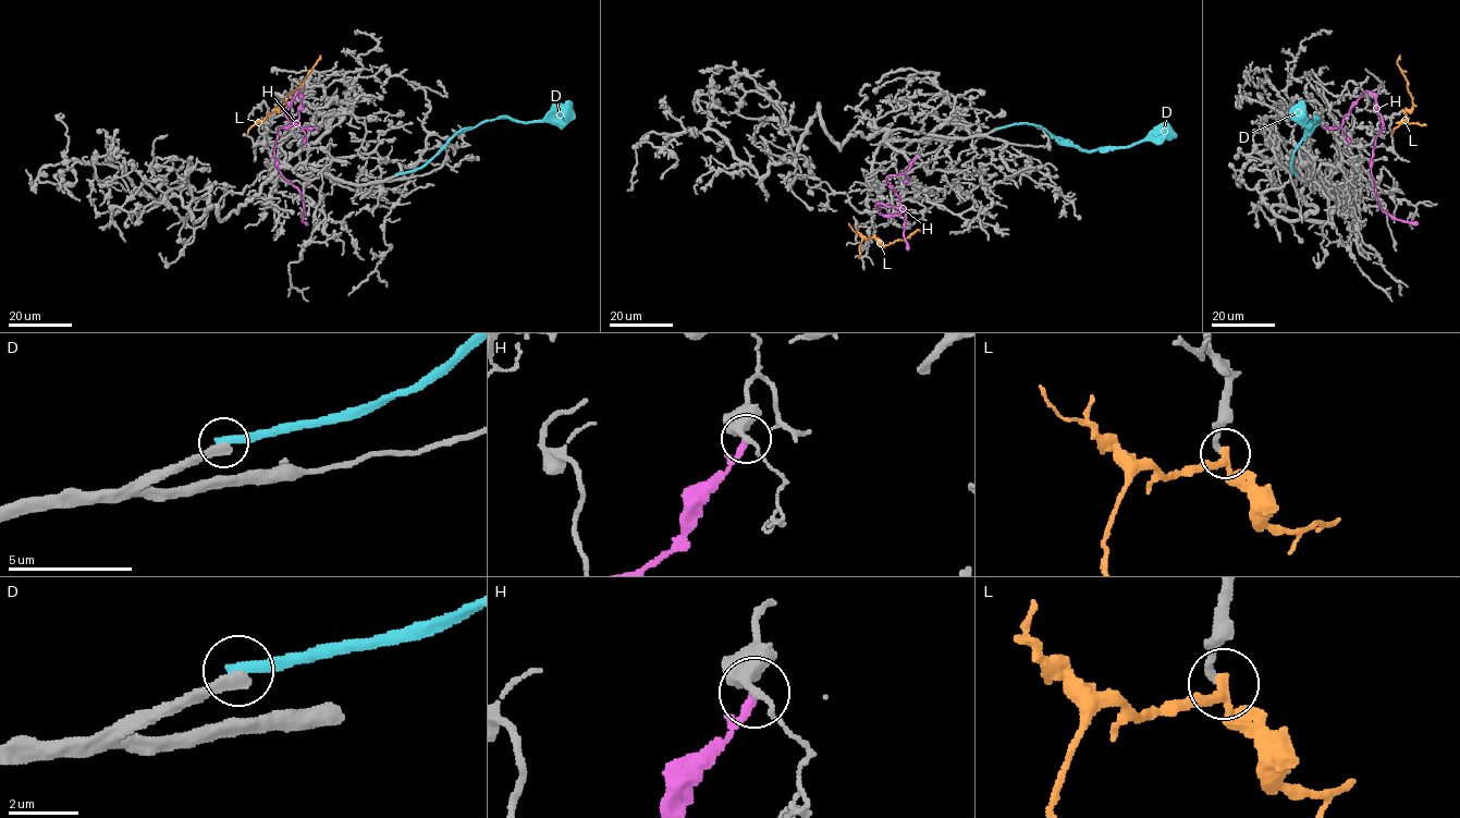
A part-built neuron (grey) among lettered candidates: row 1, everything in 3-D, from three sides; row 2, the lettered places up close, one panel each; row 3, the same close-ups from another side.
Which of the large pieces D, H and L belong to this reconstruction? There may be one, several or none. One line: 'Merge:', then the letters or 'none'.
Merge: none

